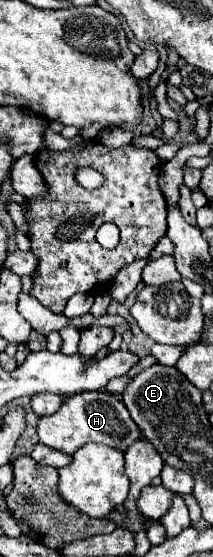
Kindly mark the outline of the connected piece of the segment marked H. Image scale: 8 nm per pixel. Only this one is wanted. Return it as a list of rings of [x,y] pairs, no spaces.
[[[97,390],[97,392],[81,392],[75,396],[69,396],[55,414],[39,418],[37,436],[39,436],[39,442],[51,448],[57,448],[65,454],[71,454],[87,442],[99,442],[111,448],[125,450],[141,436],[141,432],[119,398],[115,398],[105,390]]]

